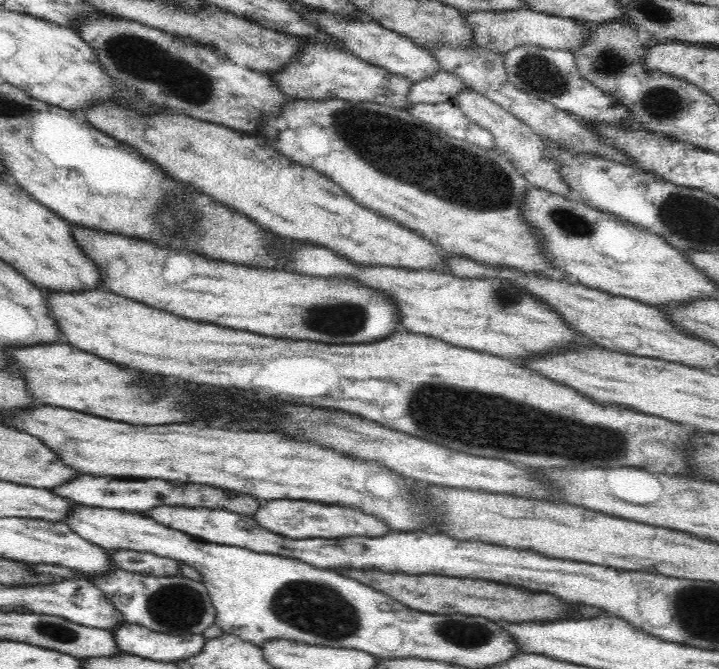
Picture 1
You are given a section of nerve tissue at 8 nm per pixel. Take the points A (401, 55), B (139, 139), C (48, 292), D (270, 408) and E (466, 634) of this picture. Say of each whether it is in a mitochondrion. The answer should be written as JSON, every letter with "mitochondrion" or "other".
{"A":"other","B":"other","C":"other","D":"other","E":"mitochondrion"}

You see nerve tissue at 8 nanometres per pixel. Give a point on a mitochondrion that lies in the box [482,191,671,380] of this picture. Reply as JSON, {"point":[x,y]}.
{"point":[574,224]}

